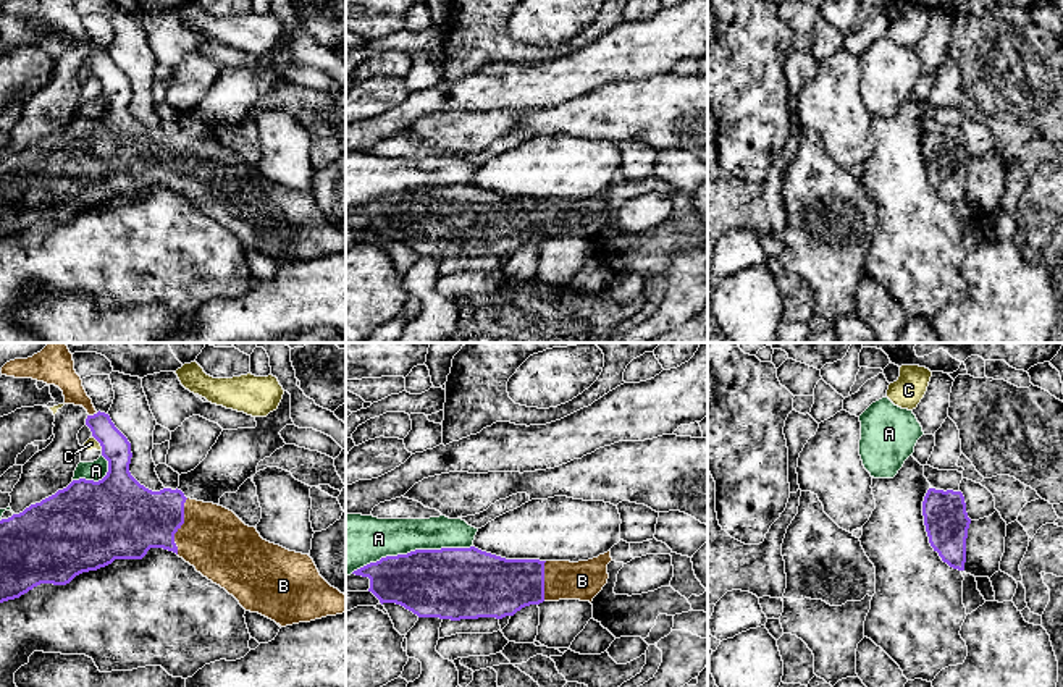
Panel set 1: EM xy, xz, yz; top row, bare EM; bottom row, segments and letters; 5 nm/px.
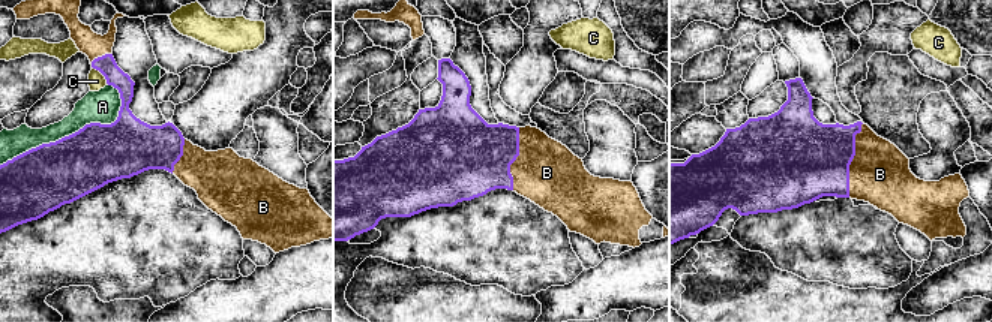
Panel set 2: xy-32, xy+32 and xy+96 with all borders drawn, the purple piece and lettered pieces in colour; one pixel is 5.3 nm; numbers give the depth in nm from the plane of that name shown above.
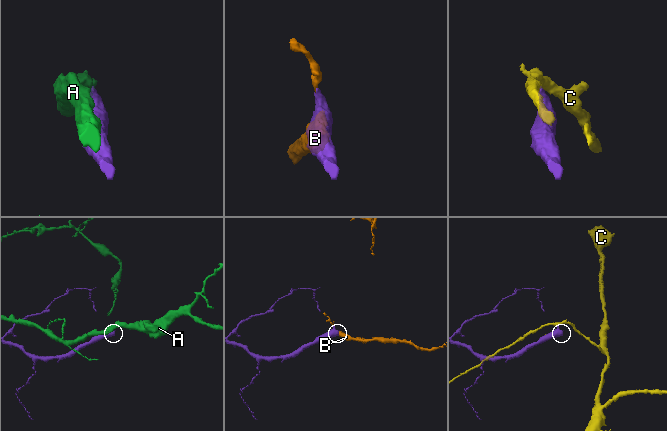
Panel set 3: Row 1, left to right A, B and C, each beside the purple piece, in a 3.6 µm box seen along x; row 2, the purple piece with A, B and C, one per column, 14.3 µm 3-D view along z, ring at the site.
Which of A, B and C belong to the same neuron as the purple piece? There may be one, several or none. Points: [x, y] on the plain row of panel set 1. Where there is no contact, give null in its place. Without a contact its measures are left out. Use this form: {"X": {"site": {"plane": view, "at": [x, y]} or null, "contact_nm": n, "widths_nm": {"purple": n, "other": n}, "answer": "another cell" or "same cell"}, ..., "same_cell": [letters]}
{"A": {"site": {"plane": "xz", "at": [411, 189]}, "contact_nm": 600, "widths_nm": {"purple": 360, "other": 240}, "answer": "another cell"}, "B": {"site": {"plane": "xy", "at": [181, 162]}, "contact_nm": 280, "widths_nm": {"purple": 340, "other": 320}, "answer": "same cell"}, "C": {"site": {"plane": "xy", "at": [99, 80]}, "contact_nm": 90, "widths_nm": {"purple": 180, "other": 60}, "answer": "another cell"}, "same_cell": ["B"]}

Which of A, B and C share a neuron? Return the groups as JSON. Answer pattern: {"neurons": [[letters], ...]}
{"neurons": [["A"], ["B"], ["C"]]}

